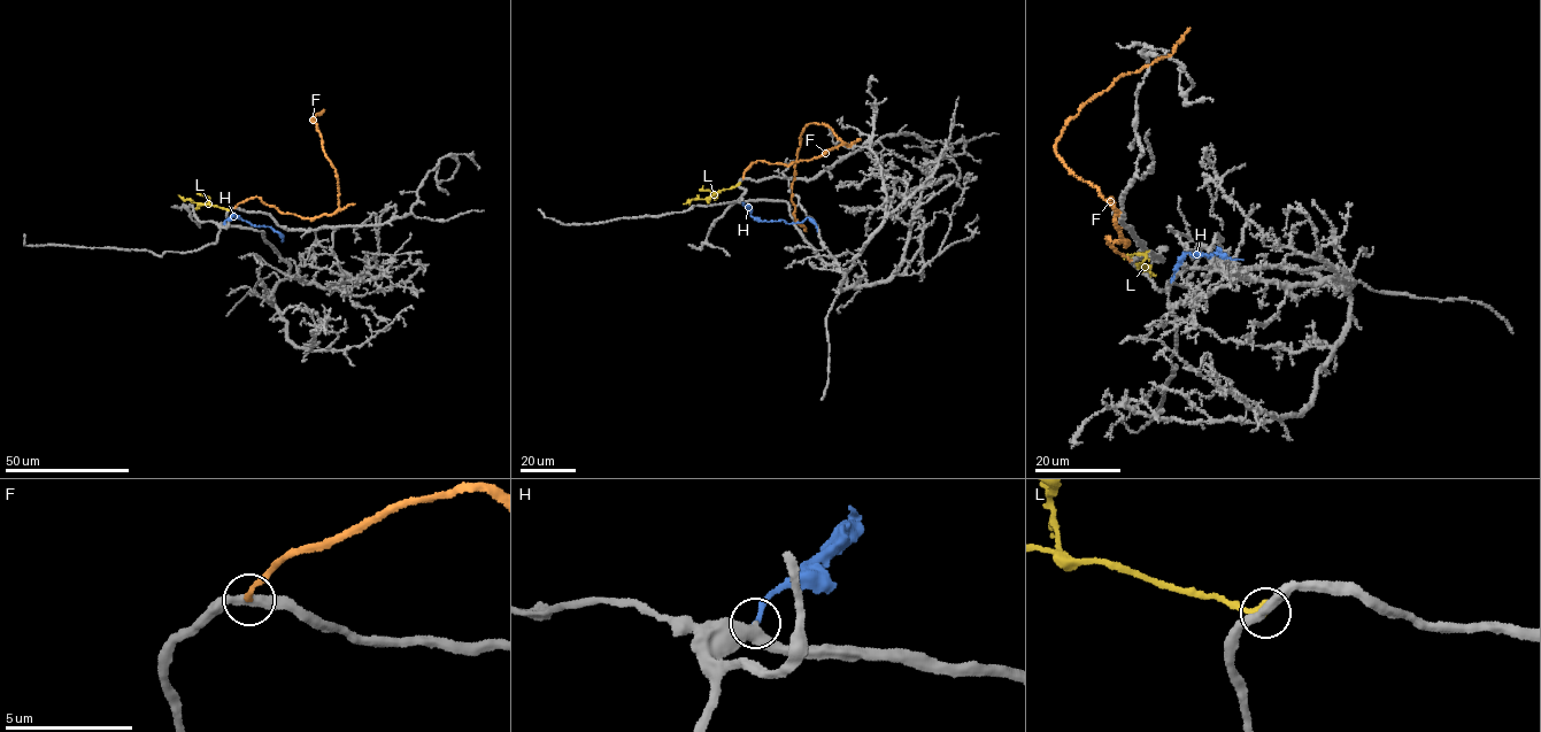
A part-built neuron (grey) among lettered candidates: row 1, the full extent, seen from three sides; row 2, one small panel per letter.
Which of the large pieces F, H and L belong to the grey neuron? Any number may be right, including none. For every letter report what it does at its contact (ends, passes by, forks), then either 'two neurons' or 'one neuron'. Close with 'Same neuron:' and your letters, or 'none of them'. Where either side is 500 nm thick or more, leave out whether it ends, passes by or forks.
F: it ends there; two neurons
H: it ends there; one neuron
L: it ends there; two neurons
Same neuron: H

